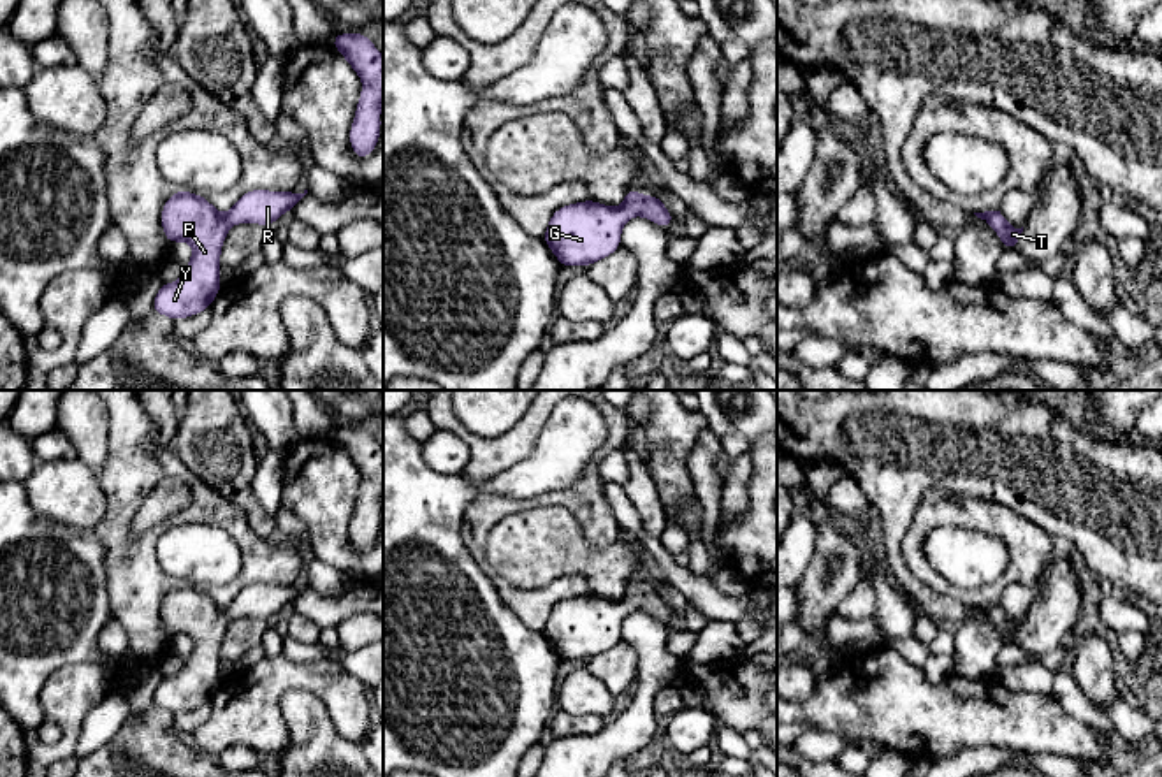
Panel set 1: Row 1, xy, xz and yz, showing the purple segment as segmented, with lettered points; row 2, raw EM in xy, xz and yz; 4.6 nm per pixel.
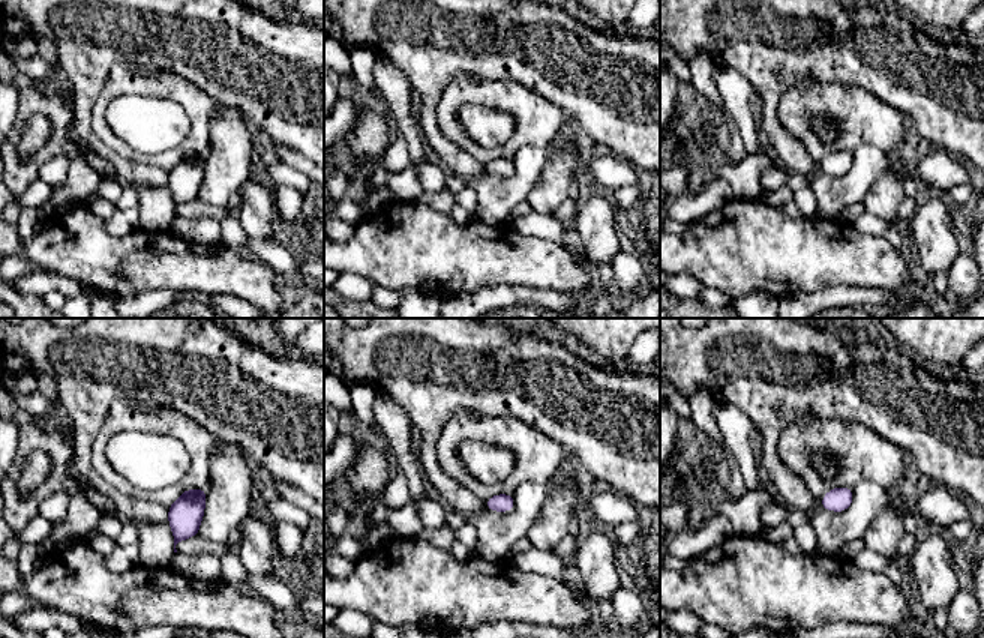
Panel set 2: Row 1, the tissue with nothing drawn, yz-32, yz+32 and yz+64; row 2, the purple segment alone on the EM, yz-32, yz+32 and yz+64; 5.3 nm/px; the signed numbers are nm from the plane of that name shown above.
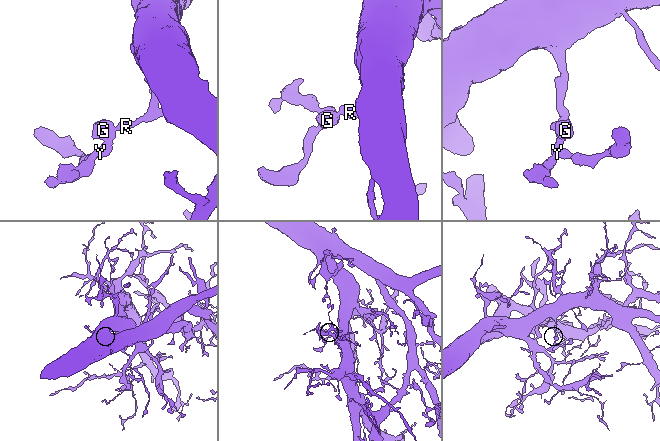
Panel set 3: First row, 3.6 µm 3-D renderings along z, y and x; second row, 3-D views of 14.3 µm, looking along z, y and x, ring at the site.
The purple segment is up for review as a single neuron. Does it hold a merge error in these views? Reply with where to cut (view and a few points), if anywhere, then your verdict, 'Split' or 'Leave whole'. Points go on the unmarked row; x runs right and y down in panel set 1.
No split. Leave whole

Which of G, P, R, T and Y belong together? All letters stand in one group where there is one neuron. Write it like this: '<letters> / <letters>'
G P R T Y

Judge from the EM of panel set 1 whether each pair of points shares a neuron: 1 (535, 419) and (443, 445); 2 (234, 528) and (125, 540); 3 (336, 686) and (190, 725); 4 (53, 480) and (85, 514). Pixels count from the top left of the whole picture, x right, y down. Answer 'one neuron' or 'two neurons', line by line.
1: two neurons
2: one neuron
3: two neurons
4: one neuron

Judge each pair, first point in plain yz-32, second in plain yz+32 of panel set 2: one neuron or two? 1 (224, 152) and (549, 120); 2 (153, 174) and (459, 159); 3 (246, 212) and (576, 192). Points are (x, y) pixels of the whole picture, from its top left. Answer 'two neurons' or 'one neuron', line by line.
1: two neurons
2: one neuron
3: two neurons

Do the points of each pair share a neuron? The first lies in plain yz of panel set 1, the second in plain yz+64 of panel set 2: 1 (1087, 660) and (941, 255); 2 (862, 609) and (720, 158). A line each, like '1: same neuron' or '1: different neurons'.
1: same neuron
2: different neurons

